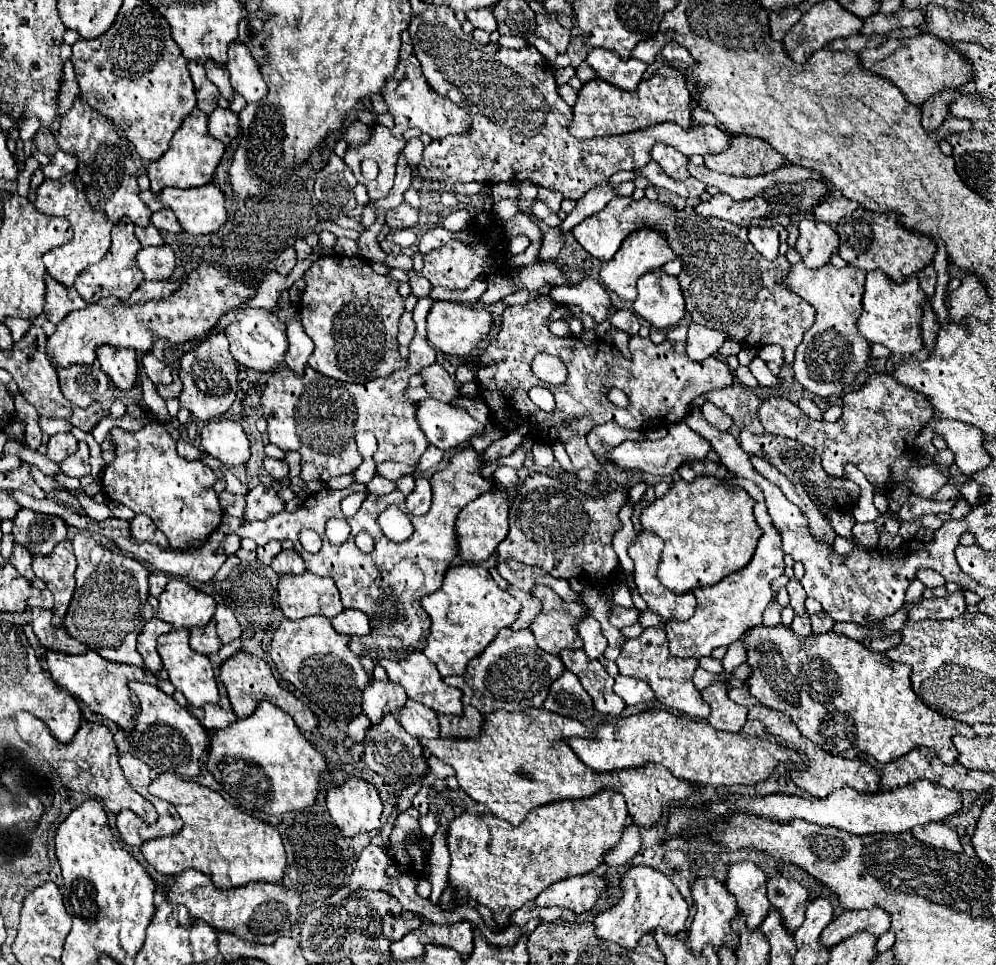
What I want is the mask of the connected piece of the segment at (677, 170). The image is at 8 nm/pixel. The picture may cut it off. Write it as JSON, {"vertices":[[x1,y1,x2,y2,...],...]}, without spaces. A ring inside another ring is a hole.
{"vertices":[[655,143,655,147,651,149,651,159,653,159,655,163,659,163,661,169,663,169,669,177,673,177,673,179,683,181,683,179,689,177,689,169,687,169,689,159,687,159,683,153,679,153,677,149,669,147,669,145]]}

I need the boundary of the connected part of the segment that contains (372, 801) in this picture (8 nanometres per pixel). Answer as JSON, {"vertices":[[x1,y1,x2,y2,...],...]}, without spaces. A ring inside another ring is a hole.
{"vertices":[[347,777,339,785,327,785,327,809,345,837,373,833,381,827,381,799,365,779]]}

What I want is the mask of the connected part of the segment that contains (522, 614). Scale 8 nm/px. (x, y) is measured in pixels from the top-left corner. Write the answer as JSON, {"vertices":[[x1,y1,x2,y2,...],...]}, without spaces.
{"vertices":[[509,587,509,591,511,591,511,595,513,595,515,599,519,599,521,605,523,605,521,611,519,611,519,615,517,615,517,621,511,625,511,629,519,631,519,629,529,627,531,619,535,619,535,617,539,615,539,601,537,601,531,593,519,591,519,589,515,589,515,587]]}

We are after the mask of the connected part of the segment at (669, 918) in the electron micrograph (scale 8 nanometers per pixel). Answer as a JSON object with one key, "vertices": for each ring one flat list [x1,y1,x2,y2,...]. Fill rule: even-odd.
{"vertices":[[631,867,621,879,621,897,615,905,595,917,597,935,615,941,625,949,635,949,643,933,663,927,667,933,679,933,687,919,687,903,679,895,677,887,659,871,651,867]]}

